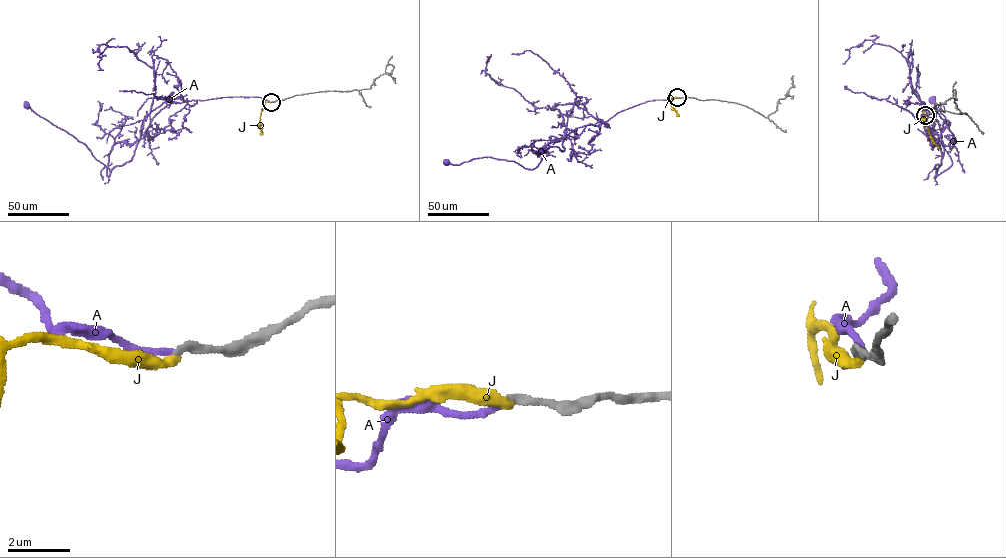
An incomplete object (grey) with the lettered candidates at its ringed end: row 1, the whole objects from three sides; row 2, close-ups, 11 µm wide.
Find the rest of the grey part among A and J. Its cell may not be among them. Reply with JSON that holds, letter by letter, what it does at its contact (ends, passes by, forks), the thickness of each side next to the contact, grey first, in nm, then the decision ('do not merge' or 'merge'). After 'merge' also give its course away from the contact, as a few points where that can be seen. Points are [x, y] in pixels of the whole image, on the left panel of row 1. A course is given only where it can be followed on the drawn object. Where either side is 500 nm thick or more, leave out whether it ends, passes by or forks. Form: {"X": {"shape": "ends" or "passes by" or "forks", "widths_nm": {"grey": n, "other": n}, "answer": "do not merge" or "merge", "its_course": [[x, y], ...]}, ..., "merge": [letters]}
{"A": {"shape": "ends", "widths_nm": {"grey": 240, "other": 220}, "answer": "merge", "its_course": [[271, 101], [233, 96], [164, 102], [145, 117], [131, 160], [110, 174], [83, 143], [26, 105]]}, "J": {"shape": "ends", "widths_nm": {"grey": 260, "other": 300}, "answer": "do not merge"}, "merge": ["A"]}

